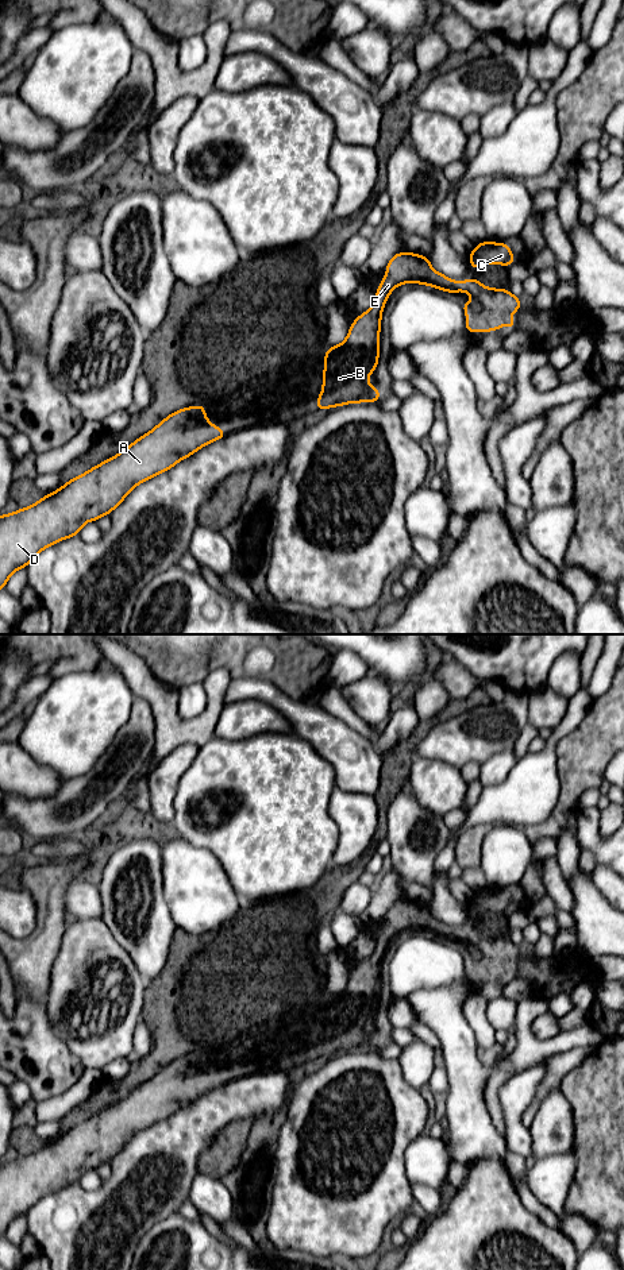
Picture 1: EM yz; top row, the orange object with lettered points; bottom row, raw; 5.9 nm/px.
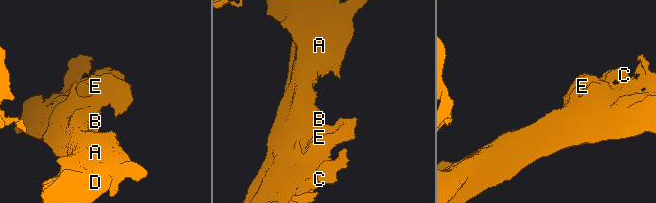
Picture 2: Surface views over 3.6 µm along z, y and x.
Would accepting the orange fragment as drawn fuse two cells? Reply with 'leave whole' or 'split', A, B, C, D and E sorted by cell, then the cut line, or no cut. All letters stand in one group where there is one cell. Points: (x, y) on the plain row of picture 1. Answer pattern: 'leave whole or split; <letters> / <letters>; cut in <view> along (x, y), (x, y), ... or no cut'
leave whole; A B C D E; no cut

